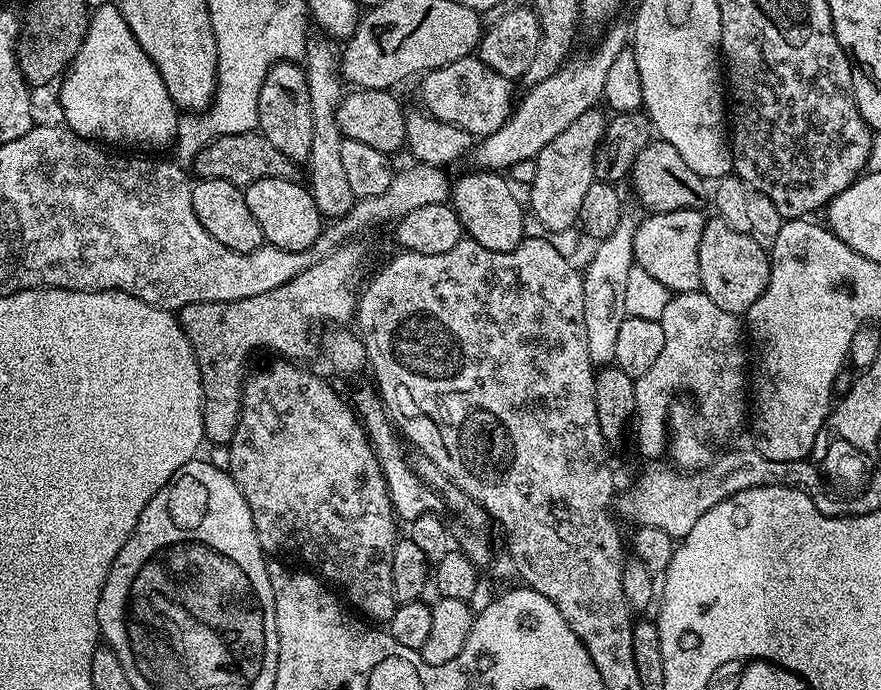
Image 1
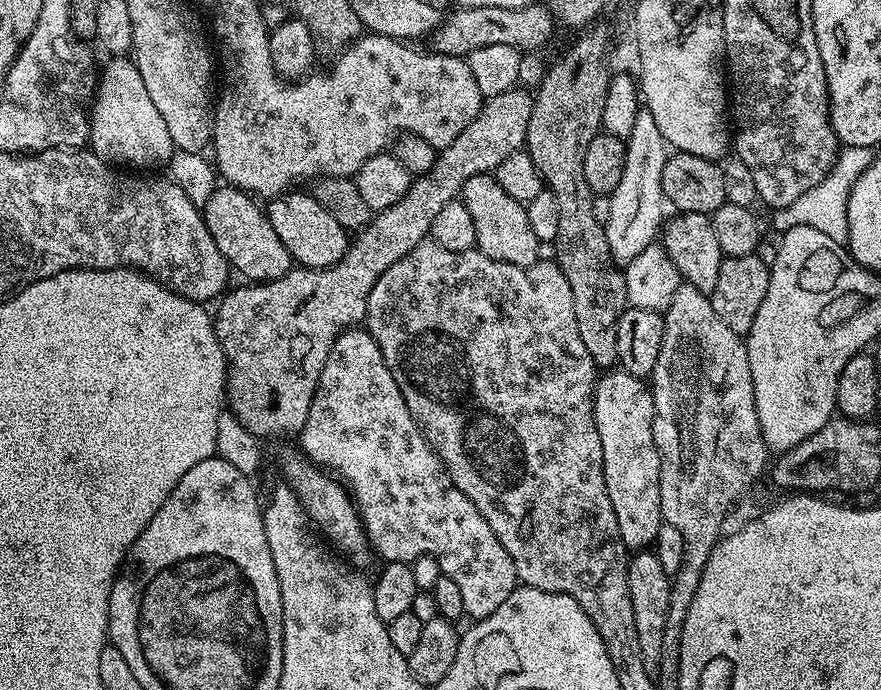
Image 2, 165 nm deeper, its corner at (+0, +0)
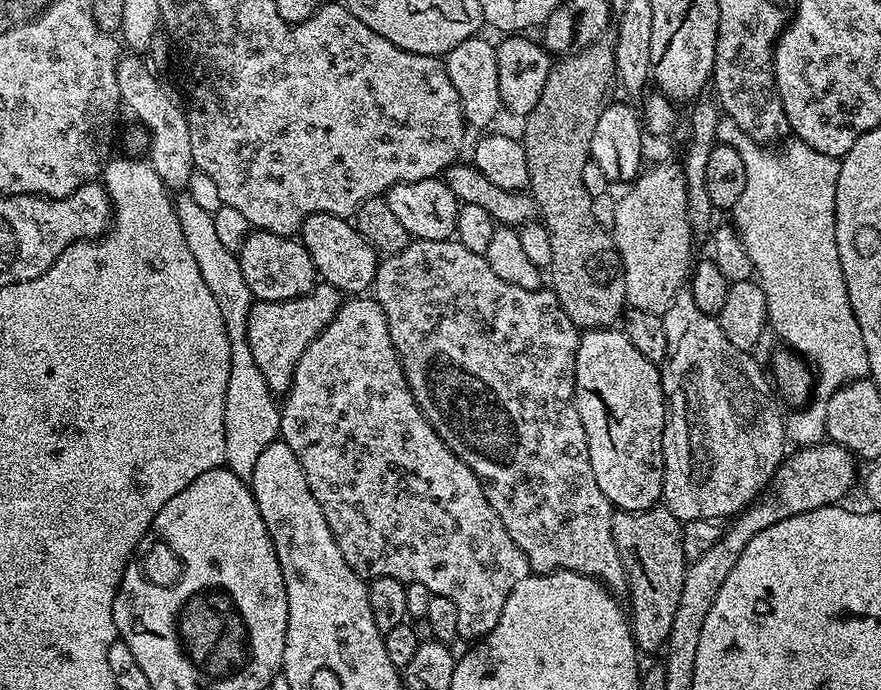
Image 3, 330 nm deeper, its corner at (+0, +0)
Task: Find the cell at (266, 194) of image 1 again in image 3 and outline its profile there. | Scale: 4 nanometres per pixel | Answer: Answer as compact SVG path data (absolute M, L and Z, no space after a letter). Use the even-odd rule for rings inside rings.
M319 212L310 214L302 222L298 239L316 267L316 275L323 283L334 286L342 294L364 294L376 281L378 253L362 238L355 223L345 217Z

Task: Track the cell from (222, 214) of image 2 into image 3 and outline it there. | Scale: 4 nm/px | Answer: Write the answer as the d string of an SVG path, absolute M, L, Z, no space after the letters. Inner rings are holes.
M252 230L249 233L244 245L238 248L238 259L242 266L242 275L246 277L246 286L250 286L256 300L282 302L298 298L316 287L318 283L316 267L299 239L259 230Z

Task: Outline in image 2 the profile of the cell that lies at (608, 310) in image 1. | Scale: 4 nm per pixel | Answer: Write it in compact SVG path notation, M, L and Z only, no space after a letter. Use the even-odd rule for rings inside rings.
M641 107L638 119L634 121L634 130L630 130L626 137L624 149L626 166L622 166L618 190L614 190L610 196L610 218L603 224L606 242L610 242L610 254L621 266L638 258L646 246L657 243L666 223L662 166L666 166L670 146L666 138L662 138L662 130L658 130L658 122L654 122L654 114L650 114L648 108Z

